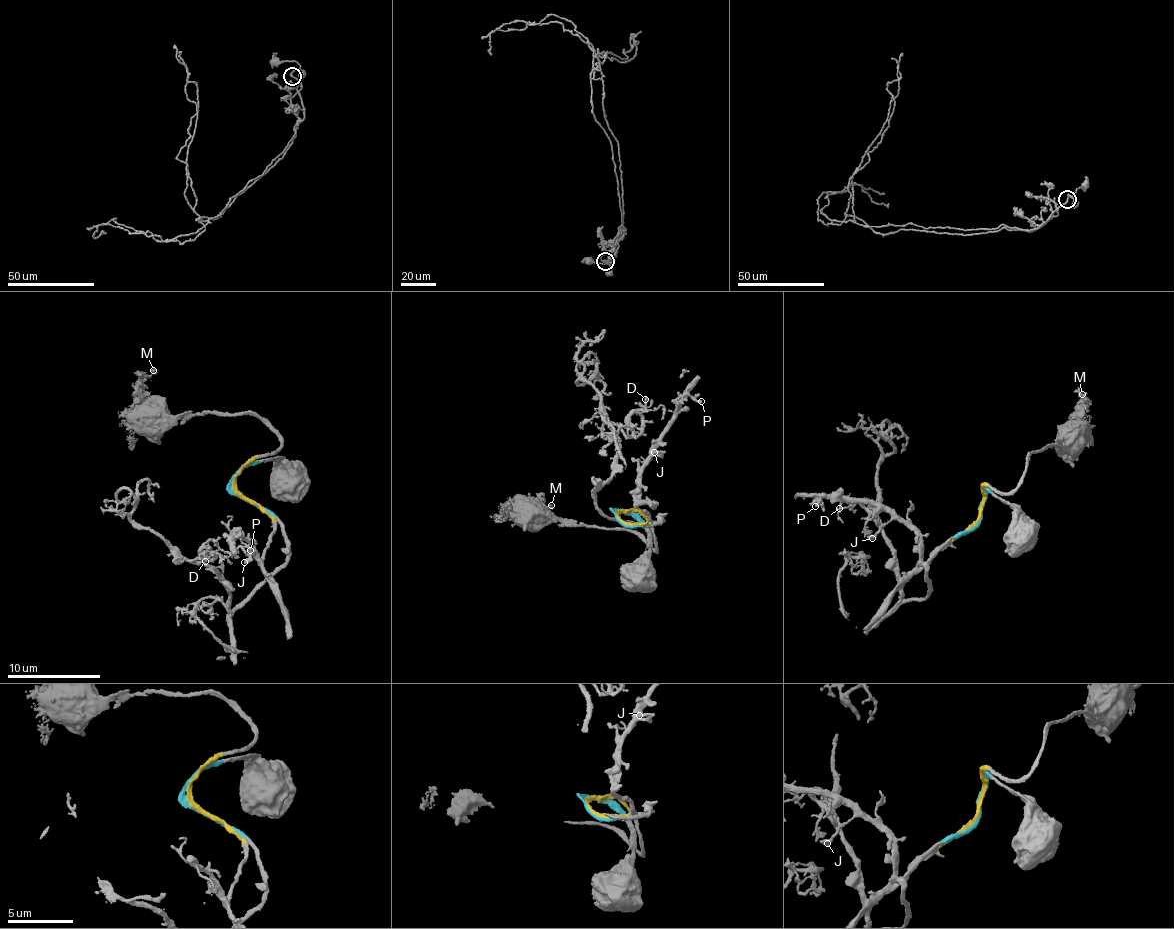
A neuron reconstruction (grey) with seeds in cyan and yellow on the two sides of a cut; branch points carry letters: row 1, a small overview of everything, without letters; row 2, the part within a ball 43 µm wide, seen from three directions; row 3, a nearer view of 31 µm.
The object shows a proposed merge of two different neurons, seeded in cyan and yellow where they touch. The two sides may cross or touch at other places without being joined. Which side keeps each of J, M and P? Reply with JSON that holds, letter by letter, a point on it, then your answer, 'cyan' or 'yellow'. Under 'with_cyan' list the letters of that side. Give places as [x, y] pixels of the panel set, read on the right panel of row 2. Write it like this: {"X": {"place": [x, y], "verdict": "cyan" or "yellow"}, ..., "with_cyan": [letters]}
{"J": {"place": [872, 538], "verdict": "yellow"}, "M": {"place": [1082, 394], "verdict": "yellow"}, "P": {"place": [815, 506], "verdict": "yellow"}, "with_cyan": []}

